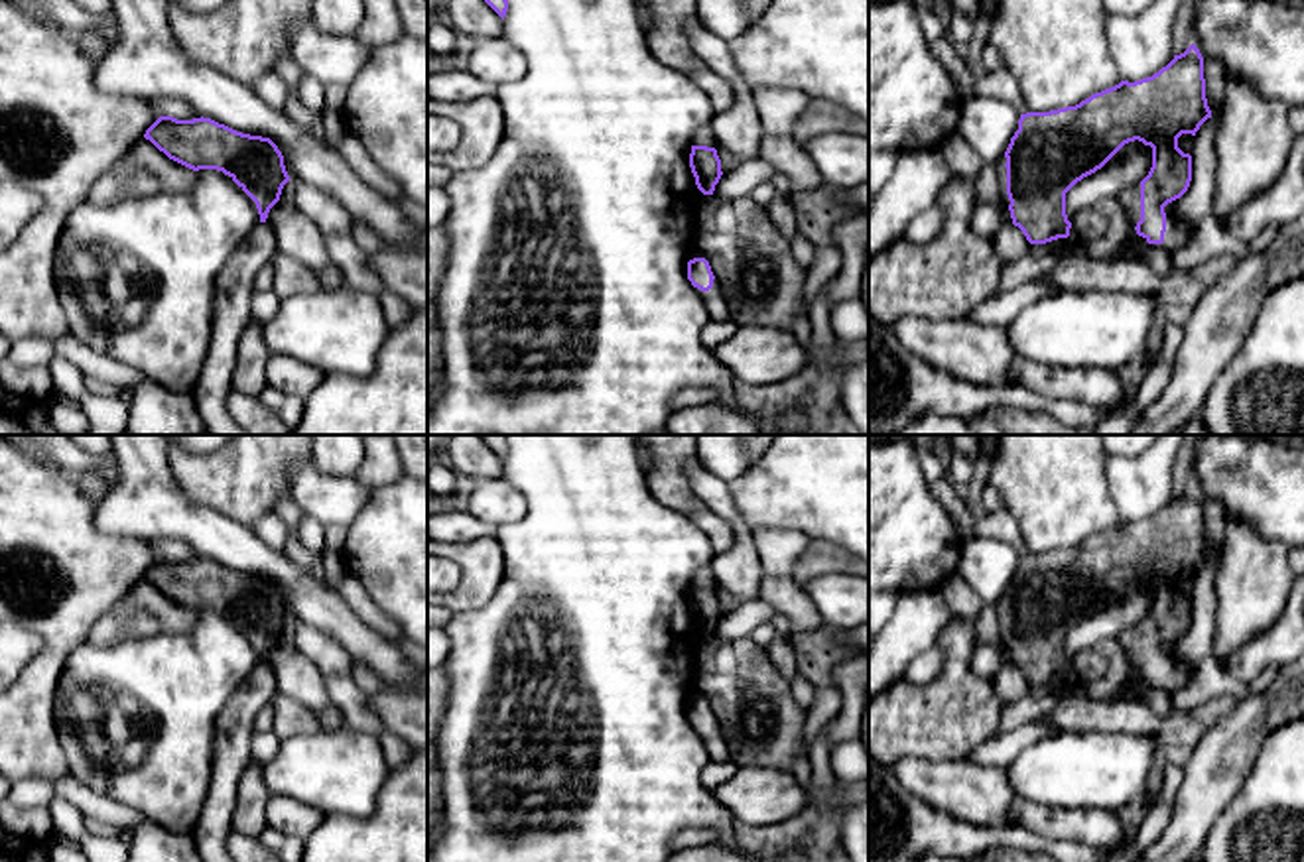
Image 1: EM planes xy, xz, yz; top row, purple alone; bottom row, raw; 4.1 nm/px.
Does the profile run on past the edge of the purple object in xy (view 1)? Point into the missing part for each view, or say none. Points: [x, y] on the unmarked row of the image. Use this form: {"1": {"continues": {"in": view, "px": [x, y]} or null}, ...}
{"1": {"continues": null}}

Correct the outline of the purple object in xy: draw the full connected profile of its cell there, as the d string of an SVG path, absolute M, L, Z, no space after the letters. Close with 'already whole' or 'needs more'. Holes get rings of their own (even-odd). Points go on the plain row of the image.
M160 557L144 579L193 612L228 616L256 644L260 663L266 663L290 622L284 596L270 579L242 575L211 559Z | already whole

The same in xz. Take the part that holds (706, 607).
M691 586L689 608L695 618L697 630L703 636L713 636L715 626L723 616L717 590L707 586Z | already whole

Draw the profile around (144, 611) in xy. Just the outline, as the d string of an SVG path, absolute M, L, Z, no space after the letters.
M144 577L91 628L87 642L108 646L193 628L197 612L169 600Z

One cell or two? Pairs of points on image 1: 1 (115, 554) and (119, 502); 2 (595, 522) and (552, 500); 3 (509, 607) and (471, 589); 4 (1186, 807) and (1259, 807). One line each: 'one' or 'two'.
1: two
2: one
3: two
4: two

